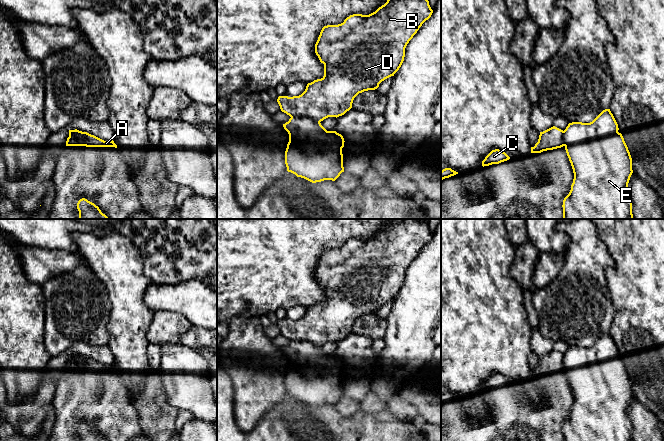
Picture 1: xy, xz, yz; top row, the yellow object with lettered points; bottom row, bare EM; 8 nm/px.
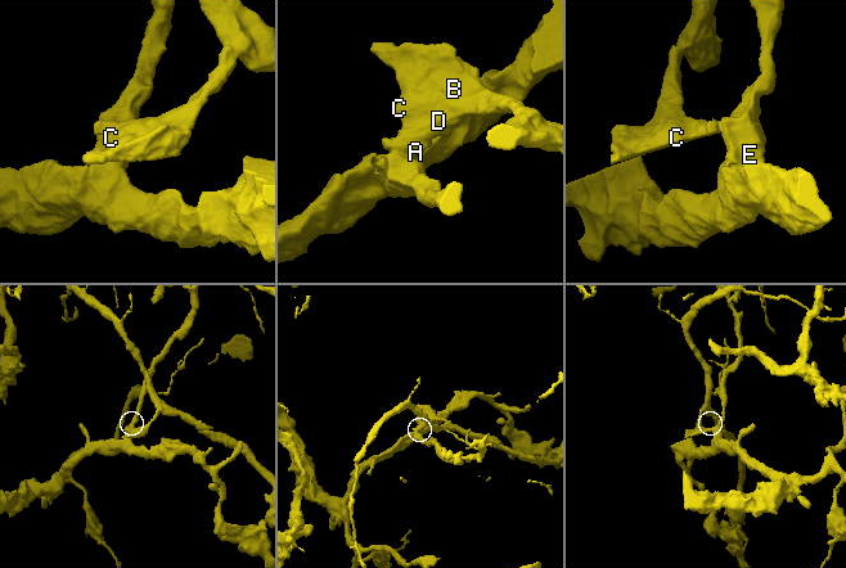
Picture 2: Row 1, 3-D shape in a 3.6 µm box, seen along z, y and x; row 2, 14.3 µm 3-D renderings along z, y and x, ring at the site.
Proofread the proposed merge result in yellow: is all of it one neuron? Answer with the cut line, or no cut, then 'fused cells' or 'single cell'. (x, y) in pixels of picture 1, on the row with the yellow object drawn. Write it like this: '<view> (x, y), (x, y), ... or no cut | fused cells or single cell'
xz (291, 117), (309, 117), (319, 122) | fused cells

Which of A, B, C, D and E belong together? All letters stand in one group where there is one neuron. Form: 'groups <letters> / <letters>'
groups A B C D / E

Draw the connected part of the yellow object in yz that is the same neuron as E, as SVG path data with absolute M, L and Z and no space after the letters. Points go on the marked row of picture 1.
M610 109L603 110L590 123L572 122L569 123L566 129L564 130L564 146L573 169L574 179L569 194L563 200L563 219L633 219L632 199L628 190L628 183L633 173L632 158L623 136L621 133L618 132L618 130L618 124Z

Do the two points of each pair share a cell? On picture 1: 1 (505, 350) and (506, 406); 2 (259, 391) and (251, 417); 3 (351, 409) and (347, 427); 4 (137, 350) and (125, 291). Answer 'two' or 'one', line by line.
1: two
2: one
3: two
4: one

